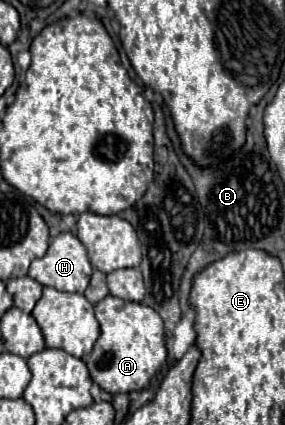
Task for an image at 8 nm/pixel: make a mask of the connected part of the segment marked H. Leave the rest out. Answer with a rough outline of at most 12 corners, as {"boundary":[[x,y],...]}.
{"boundary":[[63,232],[29,276],[83,294],[93,266],[81,240]]}

